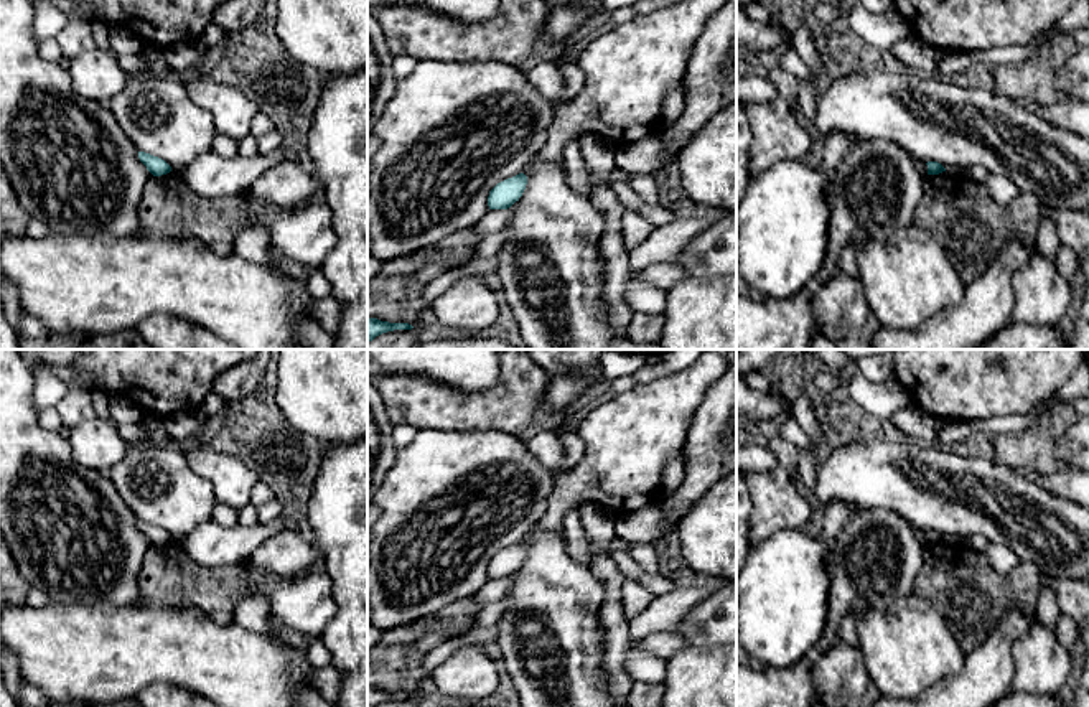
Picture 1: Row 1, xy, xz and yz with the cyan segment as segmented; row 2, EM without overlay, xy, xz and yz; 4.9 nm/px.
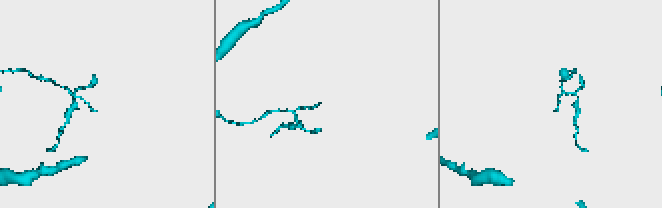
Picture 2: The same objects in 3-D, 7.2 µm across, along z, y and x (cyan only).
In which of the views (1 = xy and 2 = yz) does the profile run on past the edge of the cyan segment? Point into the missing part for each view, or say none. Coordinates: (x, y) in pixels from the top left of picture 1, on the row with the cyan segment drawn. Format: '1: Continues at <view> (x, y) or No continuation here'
1: No continuation here
2: No continuation here

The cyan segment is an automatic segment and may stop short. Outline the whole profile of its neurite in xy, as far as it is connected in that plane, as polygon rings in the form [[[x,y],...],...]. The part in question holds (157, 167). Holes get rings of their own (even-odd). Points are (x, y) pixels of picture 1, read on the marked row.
[[[138,152],[138,158],[153,176],[161,176],[171,171],[171,166],[158,157]]]

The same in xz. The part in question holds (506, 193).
[[[519,173],[498,183],[488,196],[489,209],[507,209],[522,196],[527,185],[527,176]]]

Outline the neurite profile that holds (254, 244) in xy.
[[[245,227],[237,234],[232,250],[254,264],[280,267],[280,257],[273,252],[272,236],[267,229]]]

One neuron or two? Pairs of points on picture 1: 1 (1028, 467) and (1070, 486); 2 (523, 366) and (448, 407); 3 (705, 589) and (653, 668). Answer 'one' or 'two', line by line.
1: one
2: one
3: one

